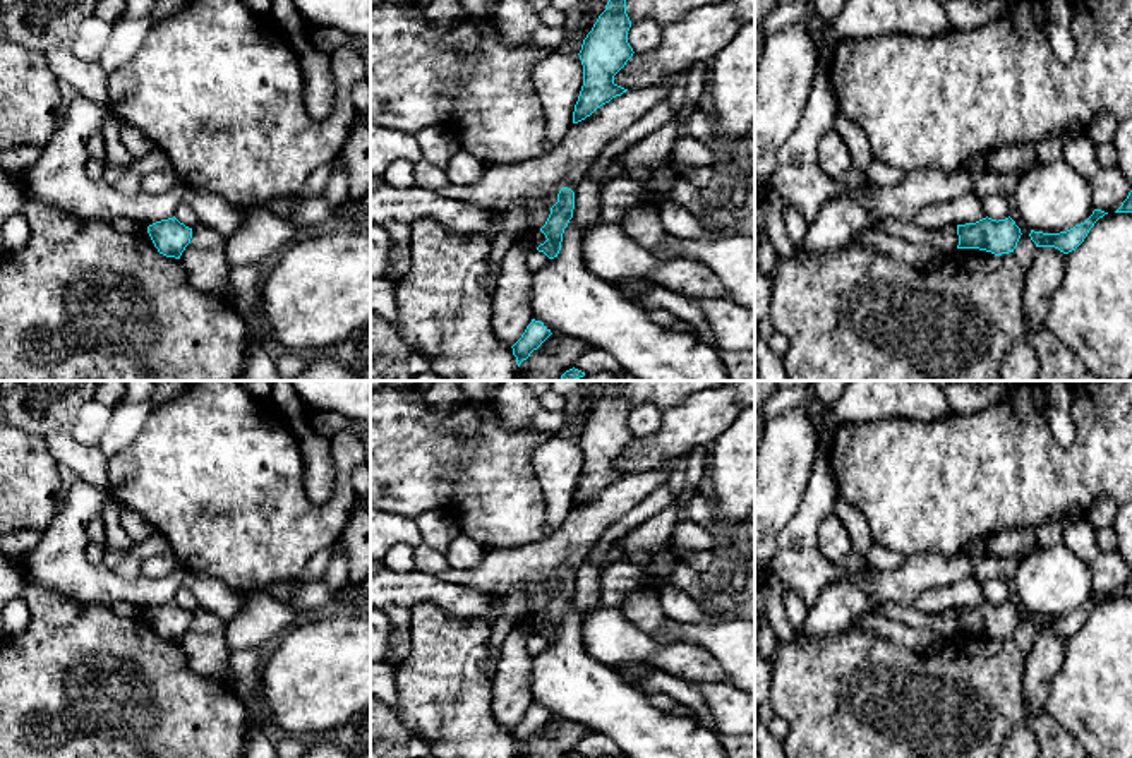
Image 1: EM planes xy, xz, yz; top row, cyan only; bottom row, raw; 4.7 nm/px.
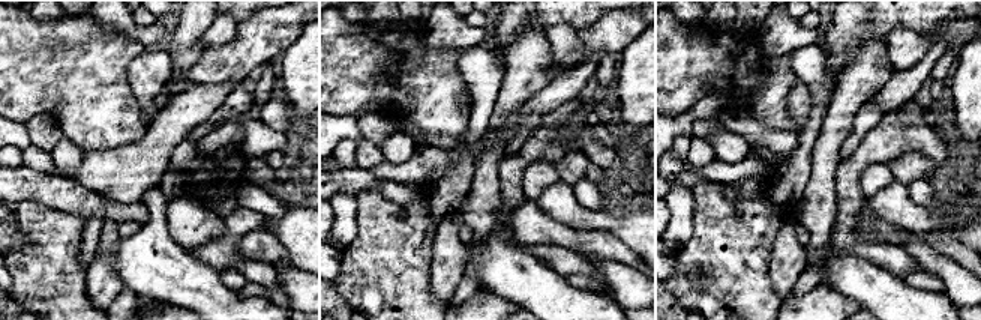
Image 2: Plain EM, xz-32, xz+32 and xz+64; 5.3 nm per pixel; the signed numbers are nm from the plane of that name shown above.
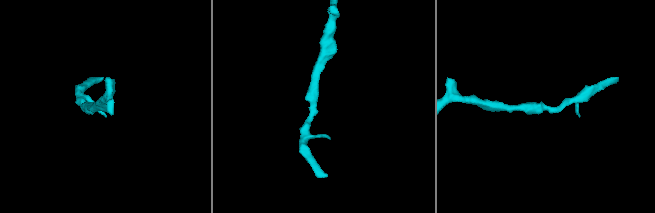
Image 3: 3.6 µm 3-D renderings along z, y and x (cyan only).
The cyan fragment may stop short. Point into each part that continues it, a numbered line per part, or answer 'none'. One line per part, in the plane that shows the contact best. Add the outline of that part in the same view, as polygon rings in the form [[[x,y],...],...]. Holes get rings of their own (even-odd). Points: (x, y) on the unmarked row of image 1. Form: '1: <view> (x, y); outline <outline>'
none

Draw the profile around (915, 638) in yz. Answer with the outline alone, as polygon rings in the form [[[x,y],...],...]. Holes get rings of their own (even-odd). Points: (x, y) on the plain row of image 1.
[[[866,614],[859,617],[851,628],[883,636],[912,652],[930,652],[940,647],[945,640],[935,631],[914,628],[878,614]]]

